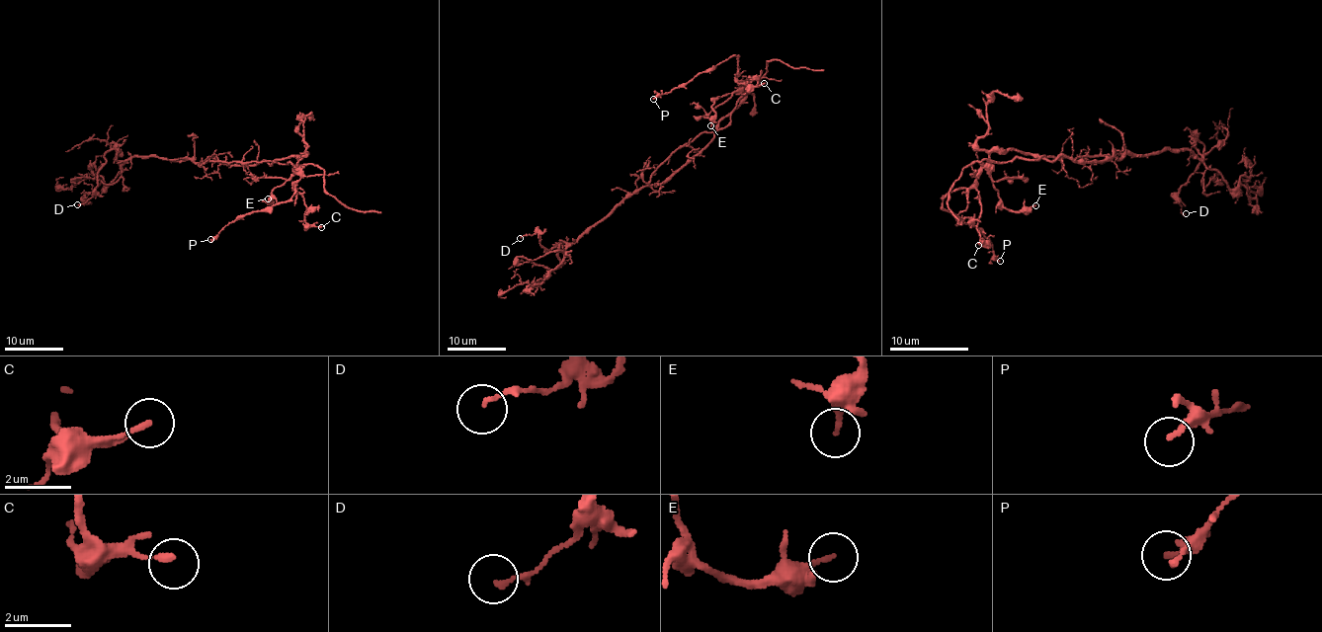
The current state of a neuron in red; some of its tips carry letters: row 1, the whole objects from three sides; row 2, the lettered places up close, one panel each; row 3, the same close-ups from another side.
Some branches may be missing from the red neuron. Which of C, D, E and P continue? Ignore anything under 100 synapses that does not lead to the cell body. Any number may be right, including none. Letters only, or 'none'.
none

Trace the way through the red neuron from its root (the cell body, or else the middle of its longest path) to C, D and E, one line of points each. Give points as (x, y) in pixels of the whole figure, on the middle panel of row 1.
C: (674, 152), (702, 133), (716, 131), (730, 121), (743, 86), (737, 81), (752, 86), (764, 83)
D: (674, 152), (646, 185), (628, 194), (575, 241), (546, 251), (539, 242), (537, 232), (520, 238)
E: (674, 152), (704, 131), (722, 128), (730, 121), (739, 95), (731, 92), (713, 99), (715, 119), (710, 125)

